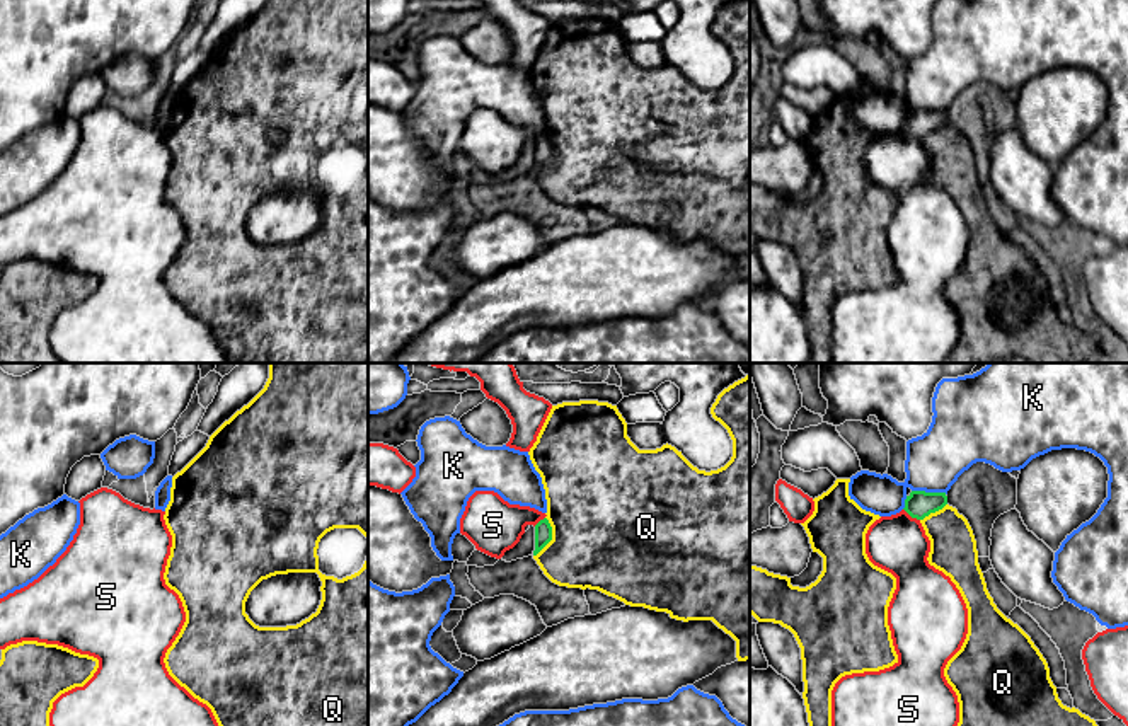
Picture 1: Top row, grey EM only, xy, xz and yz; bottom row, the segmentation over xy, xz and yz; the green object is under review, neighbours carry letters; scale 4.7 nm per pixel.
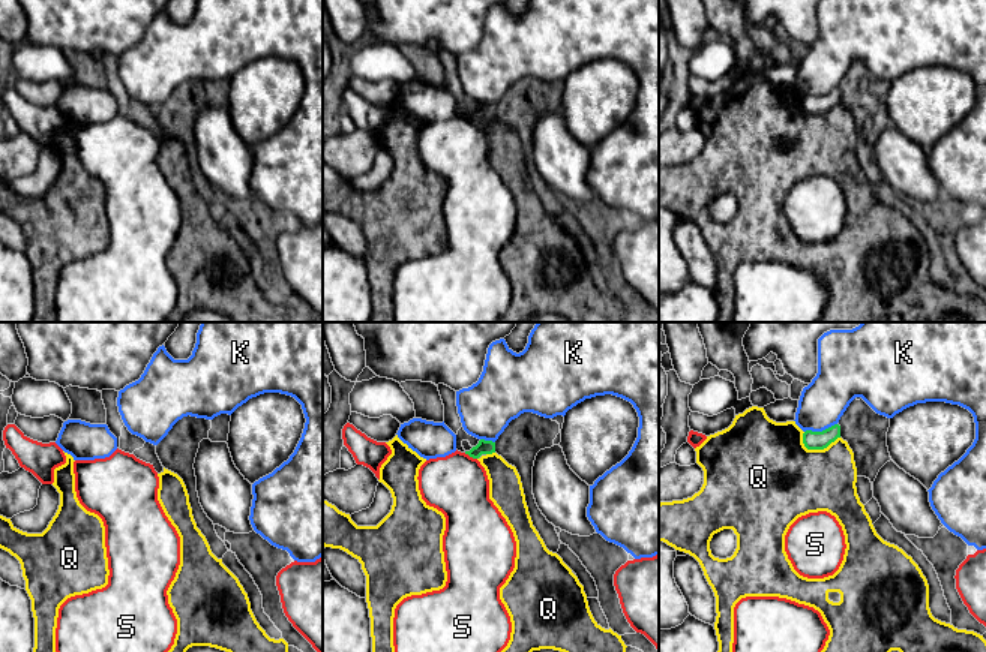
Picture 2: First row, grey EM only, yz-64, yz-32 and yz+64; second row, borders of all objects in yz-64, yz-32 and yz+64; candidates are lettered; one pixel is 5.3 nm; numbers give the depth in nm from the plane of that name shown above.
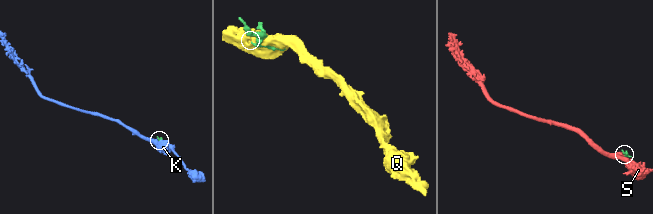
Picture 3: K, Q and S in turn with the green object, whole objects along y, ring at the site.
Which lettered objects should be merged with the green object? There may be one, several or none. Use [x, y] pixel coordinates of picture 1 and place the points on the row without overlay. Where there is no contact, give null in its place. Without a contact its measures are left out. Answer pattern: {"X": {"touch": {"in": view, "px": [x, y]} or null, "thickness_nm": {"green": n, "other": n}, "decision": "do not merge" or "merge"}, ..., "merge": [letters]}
{"K": {"touch": {"in": "yz", "px": [929, 111]}, "thickness_nm": {"green": 130, "other": 280}, "decision": "do not merge"}, "Q": {"touch": {"in": "xz", "px": [551, 155]}, "thickness_nm": {"green": 80, "other": 500}, "decision": "do not merge"}, "S": {"touch": {"in": "yz", "px": [912, 135]}, "thickness_nm": {"green": 130, "other": 280}, "decision": "do not merge"}, "merge": []}

